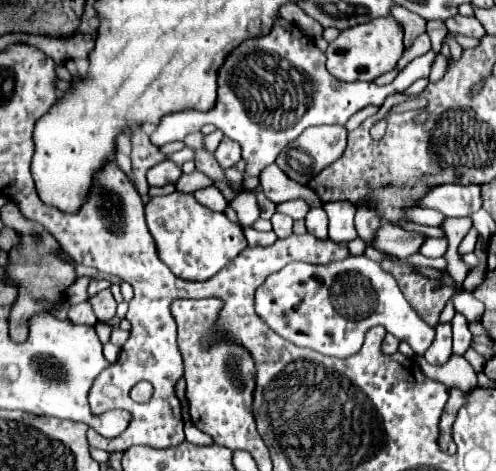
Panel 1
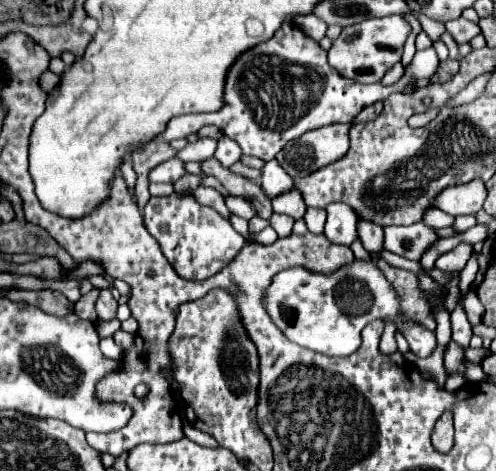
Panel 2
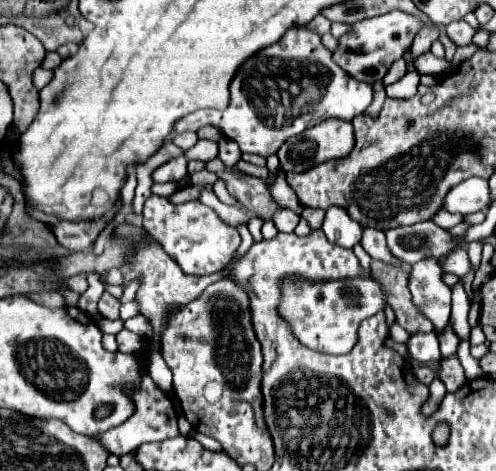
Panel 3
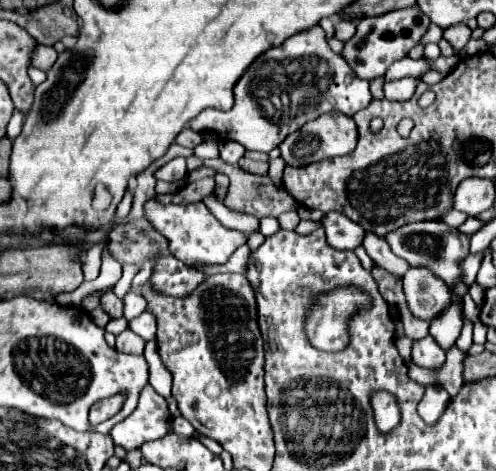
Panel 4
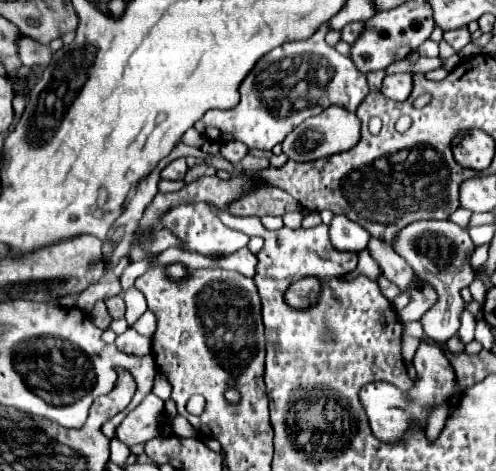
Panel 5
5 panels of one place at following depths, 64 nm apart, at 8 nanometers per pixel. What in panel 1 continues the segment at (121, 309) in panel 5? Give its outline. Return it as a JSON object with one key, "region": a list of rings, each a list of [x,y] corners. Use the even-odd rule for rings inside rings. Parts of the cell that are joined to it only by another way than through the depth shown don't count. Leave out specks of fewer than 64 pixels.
{"region":[[[110,290],[98,292],[96,296],[90,298],[90,302],[92,302],[94,314],[96,314],[96,318],[100,322],[108,322],[108,320],[112,320],[116,316],[116,300],[114,300]]]}

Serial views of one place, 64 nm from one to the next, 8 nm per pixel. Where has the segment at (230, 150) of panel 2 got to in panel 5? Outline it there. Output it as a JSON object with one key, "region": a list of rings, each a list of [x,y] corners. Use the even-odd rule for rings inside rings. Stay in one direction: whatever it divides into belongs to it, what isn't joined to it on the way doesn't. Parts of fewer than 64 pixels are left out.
{"region":[[[230,140],[230,142],[226,142],[226,144],[220,146],[220,154],[222,154],[228,162],[236,164],[236,162],[240,162],[240,160],[248,154],[248,148],[246,148],[244,144],[236,142],[236,140]]]}

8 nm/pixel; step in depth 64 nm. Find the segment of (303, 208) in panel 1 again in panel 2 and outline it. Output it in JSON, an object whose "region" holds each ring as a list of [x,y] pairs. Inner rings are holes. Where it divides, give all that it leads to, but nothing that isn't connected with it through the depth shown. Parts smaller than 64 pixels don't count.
{"region":[[[286,190],[286,192],[278,194],[276,198],[272,198],[272,206],[274,206],[274,212],[288,214],[296,220],[302,218],[304,212],[306,212],[306,204],[304,204],[298,190]]]}

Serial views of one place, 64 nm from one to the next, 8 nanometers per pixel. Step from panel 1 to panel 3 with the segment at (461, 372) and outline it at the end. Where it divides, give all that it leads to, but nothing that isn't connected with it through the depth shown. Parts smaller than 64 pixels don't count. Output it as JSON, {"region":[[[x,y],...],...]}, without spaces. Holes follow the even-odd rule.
{"region":[[[448,322],[448,326],[442,332],[438,332],[438,340],[440,340],[440,352],[442,352],[442,356],[456,354],[460,338],[456,336],[456,332],[452,328],[452,322]]]}

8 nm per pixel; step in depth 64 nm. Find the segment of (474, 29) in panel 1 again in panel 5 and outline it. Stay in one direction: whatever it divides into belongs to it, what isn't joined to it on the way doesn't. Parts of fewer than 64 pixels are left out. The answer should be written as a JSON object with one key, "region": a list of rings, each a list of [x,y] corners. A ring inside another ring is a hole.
{"region":[[[468,28],[450,30],[450,32],[444,32],[444,40],[446,40],[456,52],[460,52],[460,50],[470,42],[470,32],[468,32]]]}

